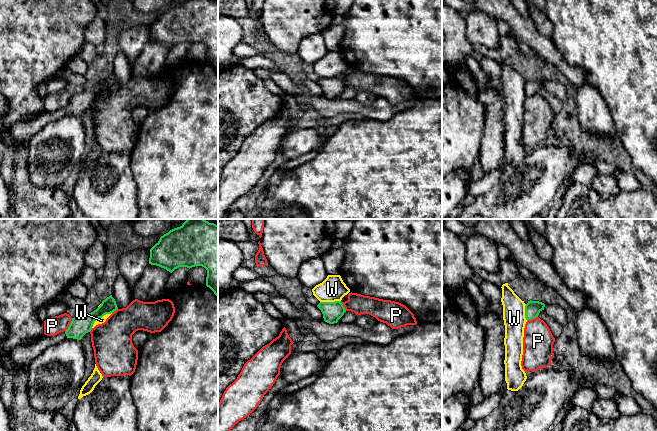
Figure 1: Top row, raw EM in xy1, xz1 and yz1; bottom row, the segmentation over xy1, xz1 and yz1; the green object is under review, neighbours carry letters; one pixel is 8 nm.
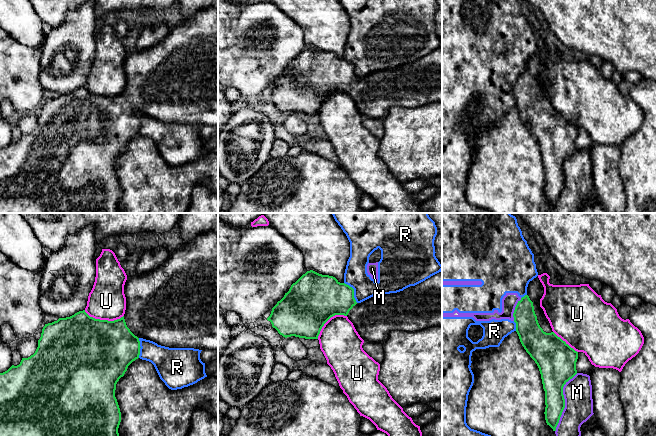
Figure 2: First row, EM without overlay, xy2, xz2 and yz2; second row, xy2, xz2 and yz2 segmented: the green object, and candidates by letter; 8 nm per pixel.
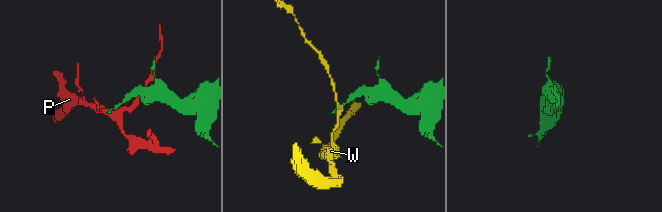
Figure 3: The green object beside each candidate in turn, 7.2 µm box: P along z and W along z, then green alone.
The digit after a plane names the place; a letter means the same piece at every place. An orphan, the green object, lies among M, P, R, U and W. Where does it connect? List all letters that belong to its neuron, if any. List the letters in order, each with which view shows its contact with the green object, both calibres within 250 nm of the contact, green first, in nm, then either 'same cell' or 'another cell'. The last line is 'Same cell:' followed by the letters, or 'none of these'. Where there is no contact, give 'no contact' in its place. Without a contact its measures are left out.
M: yz2 | 220/220 nm | another cell
P: xy1 | 160/140 nm | another cell
R: xz2 | 340/190 nm | another cell
U: xy2 | 500/300 nm | another cell
W: xy1 | 160/50 nm | another cell
Same cell: none of these

